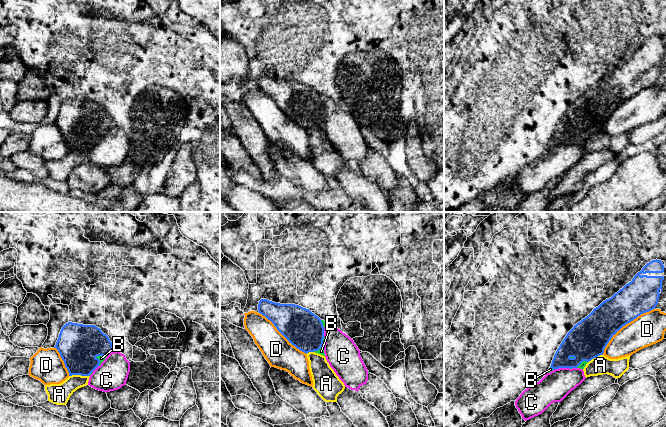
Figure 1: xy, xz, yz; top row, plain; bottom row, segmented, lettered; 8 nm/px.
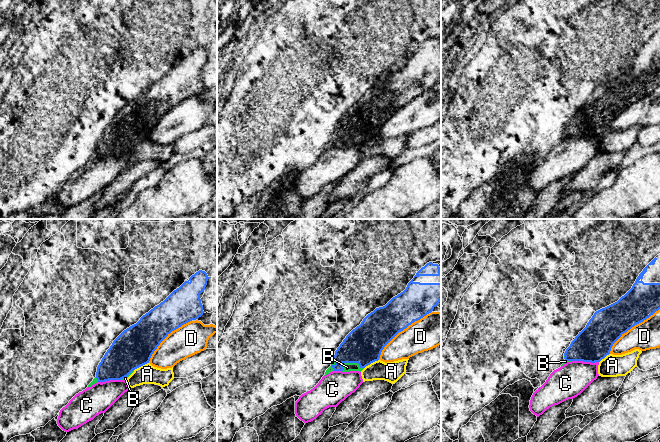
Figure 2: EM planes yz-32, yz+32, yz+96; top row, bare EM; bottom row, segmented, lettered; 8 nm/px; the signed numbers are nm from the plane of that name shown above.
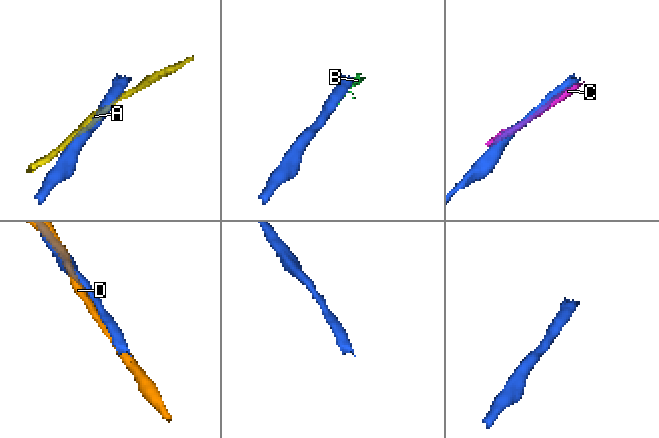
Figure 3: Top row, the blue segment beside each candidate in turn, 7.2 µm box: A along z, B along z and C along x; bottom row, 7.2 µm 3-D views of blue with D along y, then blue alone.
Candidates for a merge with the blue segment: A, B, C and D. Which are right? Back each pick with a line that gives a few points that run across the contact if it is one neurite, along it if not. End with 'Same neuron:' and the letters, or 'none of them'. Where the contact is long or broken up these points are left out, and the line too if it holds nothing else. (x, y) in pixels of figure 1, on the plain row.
Same neuron: none of them

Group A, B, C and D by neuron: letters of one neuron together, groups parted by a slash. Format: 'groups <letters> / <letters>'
groups A / B C / D

